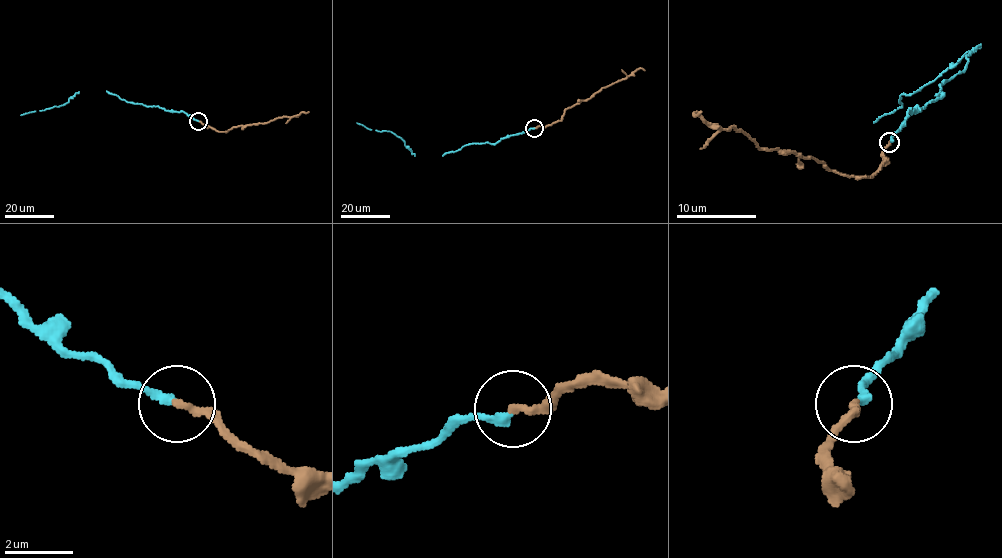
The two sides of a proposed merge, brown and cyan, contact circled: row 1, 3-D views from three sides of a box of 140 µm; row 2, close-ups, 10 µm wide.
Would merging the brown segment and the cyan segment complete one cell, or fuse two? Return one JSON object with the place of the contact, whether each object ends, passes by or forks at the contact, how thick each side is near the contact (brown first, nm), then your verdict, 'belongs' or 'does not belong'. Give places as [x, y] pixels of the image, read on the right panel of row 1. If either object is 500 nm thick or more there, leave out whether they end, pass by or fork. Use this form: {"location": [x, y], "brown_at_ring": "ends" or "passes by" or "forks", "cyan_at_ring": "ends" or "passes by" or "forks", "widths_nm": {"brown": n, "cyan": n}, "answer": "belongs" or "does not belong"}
{"location": [889, 142], "brown_at_ring": "ends", "cyan_at_ring": "ends", "widths_nm": {"brown": 240, "cyan": 240}, "answer": "belongs"}

